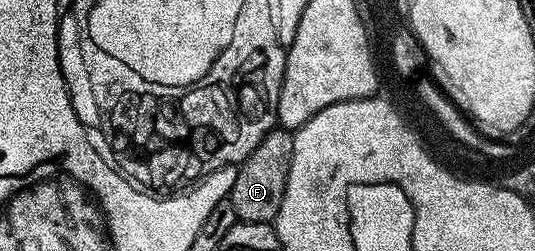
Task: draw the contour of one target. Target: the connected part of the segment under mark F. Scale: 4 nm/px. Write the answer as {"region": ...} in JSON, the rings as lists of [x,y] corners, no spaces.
{"region":[[[279,126],[273,128],[261,136],[258,146],[254,146],[250,155],[236,168],[238,178],[234,178],[230,199],[237,221],[246,224],[272,224],[275,221],[286,194],[286,182],[294,154],[292,137],[293,133],[289,129]]]}

